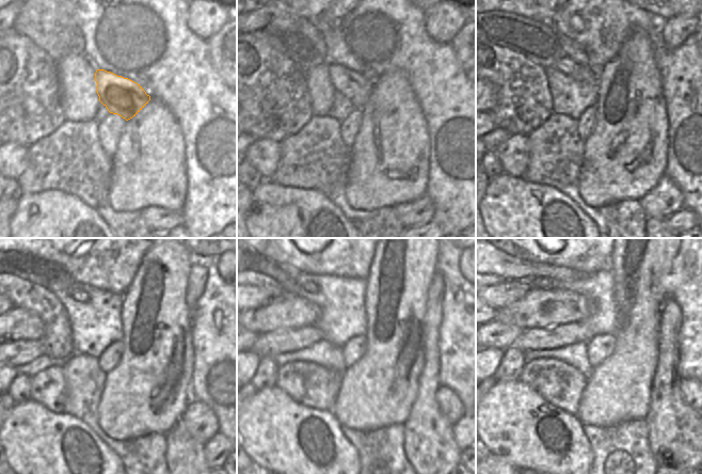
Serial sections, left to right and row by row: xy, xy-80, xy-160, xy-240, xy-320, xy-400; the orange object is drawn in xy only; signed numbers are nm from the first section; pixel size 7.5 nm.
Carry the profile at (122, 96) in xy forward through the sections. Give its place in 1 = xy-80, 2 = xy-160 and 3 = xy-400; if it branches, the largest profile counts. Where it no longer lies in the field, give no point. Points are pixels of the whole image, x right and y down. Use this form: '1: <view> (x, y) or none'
1: xy-80 (357, 89)
2: xy-160 (578, 72)
3: xy-400 (539, 282)

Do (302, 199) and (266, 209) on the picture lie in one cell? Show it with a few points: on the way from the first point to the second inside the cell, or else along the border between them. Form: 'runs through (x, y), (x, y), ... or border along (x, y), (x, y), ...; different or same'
runs through (293, 207), (291, 209), (274, 209); same

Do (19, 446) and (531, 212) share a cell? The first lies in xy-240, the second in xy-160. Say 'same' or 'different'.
same

